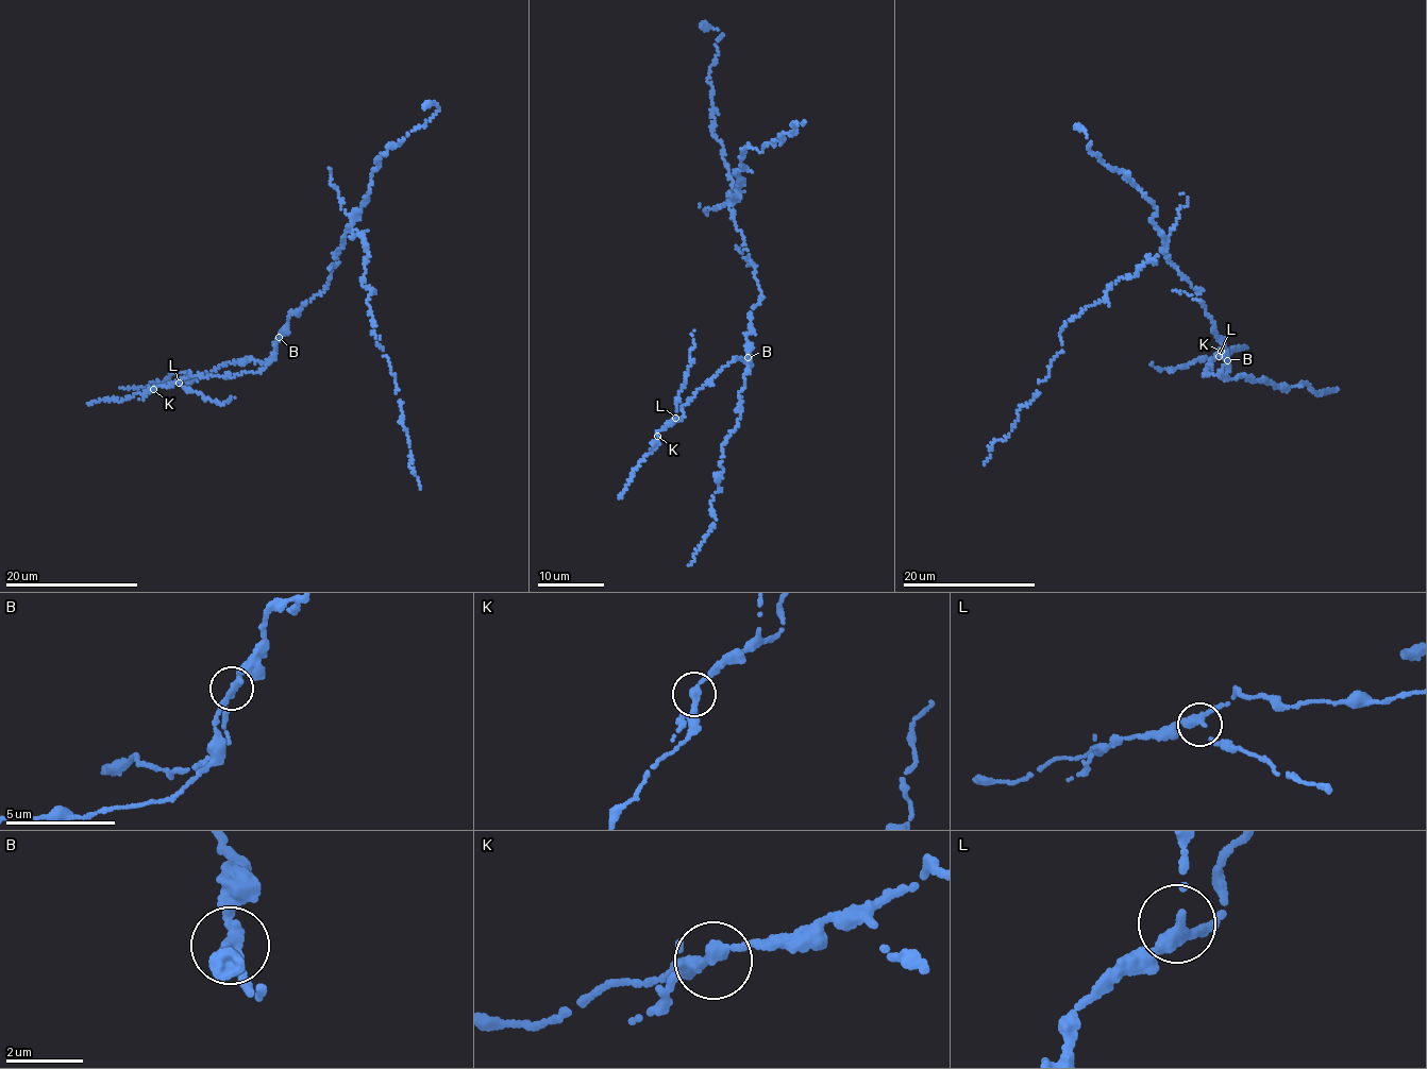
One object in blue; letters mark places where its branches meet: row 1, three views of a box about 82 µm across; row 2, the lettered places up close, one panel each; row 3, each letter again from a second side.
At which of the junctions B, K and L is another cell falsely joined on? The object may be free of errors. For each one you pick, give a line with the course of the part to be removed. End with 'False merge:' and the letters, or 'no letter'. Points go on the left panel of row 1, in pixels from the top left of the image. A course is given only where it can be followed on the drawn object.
B: Course of the part to remove: (279, 338), (287, 316), (320, 294), (353, 225), (369, 252), (363, 283), (421, 488)
False merge: B

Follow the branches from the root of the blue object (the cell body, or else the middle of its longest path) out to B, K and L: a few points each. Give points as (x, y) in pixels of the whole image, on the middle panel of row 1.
B: (746, 258), (755, 268), (754, 277), (762, 298), (751, 311), (745, 339), (751, 344), (749, 356)
K: (746, 258), (762, 298), (752, 309), (746, 336), (749, 361), (727, 363), (694, 392), (683, 418), (657, 436)
L: (746, 258), (762, 298), (752, 309), (746, 336), (749, 361), (727, 363), (694, 392), (683, 418), (675, 418)

